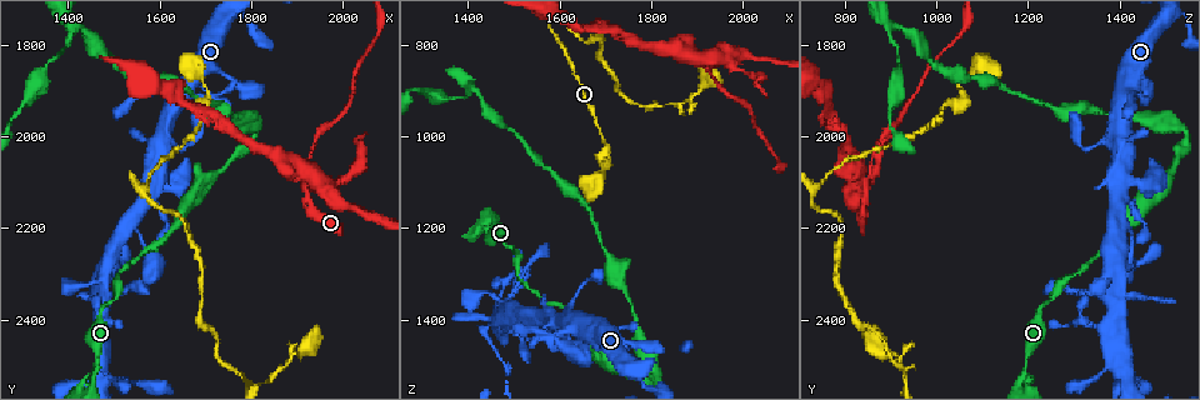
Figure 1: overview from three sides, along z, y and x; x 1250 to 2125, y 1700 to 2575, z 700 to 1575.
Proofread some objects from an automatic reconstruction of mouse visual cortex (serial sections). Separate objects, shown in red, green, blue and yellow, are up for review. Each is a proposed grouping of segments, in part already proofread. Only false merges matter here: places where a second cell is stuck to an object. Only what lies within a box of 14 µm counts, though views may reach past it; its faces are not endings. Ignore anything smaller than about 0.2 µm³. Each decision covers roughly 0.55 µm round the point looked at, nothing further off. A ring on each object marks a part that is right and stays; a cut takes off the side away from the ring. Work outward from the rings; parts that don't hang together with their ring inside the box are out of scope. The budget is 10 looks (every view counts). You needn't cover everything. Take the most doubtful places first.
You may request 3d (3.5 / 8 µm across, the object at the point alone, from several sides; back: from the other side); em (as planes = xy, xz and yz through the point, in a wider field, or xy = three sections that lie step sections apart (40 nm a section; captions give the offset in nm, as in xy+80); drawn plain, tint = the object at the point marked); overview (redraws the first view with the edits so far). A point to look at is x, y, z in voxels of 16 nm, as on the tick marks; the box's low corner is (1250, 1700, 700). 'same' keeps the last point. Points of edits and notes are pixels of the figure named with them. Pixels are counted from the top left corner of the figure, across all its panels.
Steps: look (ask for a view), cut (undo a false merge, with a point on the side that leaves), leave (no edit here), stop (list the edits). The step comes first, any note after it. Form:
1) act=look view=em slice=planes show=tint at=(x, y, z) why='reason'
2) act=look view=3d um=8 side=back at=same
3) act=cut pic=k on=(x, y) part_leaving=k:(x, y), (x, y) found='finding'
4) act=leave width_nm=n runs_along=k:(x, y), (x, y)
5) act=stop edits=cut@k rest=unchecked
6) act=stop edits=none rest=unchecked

act=look view=3d um=3.5 at=(1925, 2085, 835) why='abrupt turn'

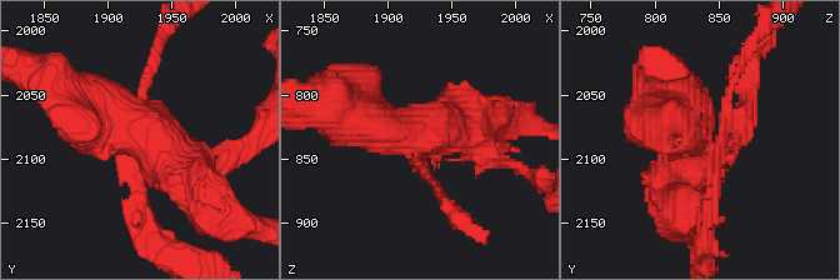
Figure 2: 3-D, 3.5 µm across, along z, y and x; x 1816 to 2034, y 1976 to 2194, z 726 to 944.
act=look view=em slice=xy step=2 show=tint at=(1926, 2086, 830)

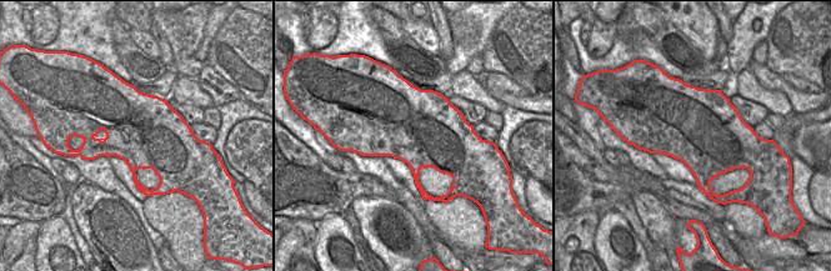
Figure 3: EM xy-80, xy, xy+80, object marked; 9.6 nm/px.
act=cut pic=2 on=(675, 144) width_nm=750 part_leaving=2:(714, 171), (691, 136), (681, 94) found='a second cell is stuck on'

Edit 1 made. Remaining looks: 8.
act=look view=3d um=3.5 at=(1840, 2530, 925) why='sharp bend'

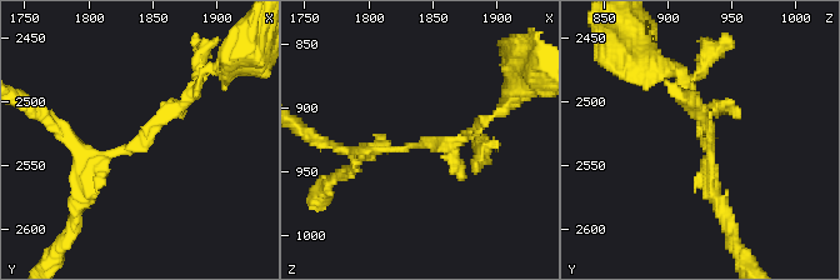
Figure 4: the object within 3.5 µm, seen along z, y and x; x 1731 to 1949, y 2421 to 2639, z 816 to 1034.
act=look view=em slice=xy step=2 show=tint at=(1838, 2530, 928)

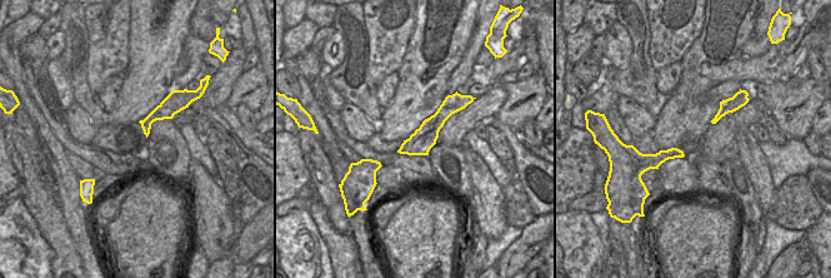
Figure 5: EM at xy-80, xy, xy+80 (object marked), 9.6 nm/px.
act=look view=em slice=planes show=tint at=same why='cut it another way'

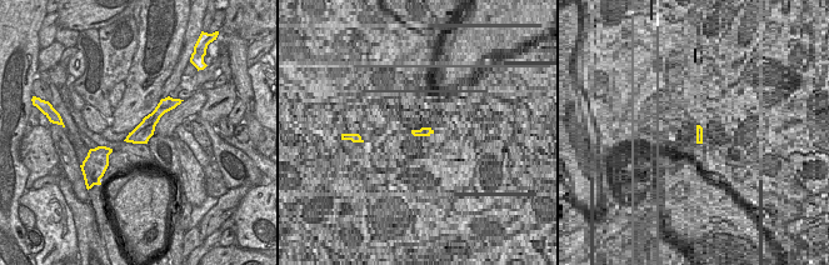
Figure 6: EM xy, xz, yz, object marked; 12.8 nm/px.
act=leave found='all the same cell'

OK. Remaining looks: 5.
act=look view=3d um=3.5 at=(1420, 1765, 905) why='three-way junction'

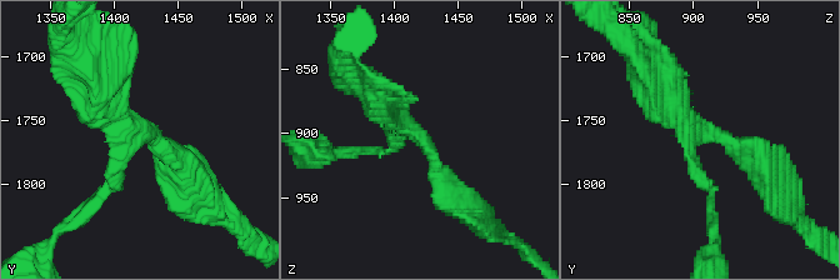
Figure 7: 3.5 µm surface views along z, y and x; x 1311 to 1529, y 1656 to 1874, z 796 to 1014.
act=look view=em slice=xy step=1 show=plain at=(1420, 1758, 904) arms=3 arm_widths_nm=150,250,350 why='now the EM'

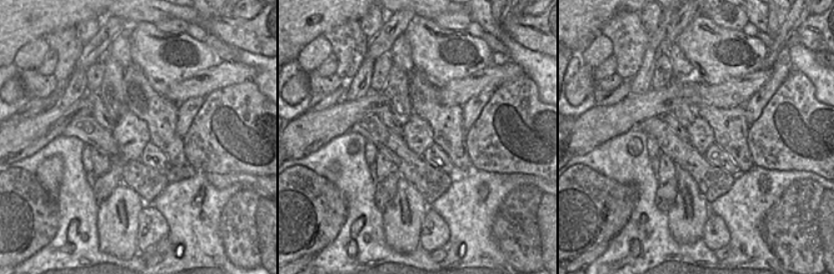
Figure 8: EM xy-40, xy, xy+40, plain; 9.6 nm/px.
act=look view=em slice=xy step=1 show=tint at=same why='where the object lies'

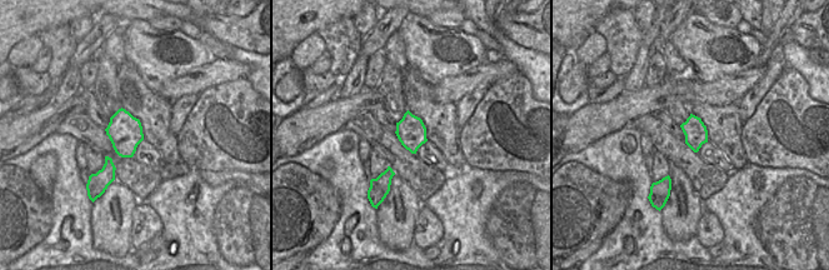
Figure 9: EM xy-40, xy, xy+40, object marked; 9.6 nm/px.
act=leave found='all the same cell'

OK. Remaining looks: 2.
act=look view=3d um=3.5 at=(1480, 2300, 1385) why='thin arm on a thick one'

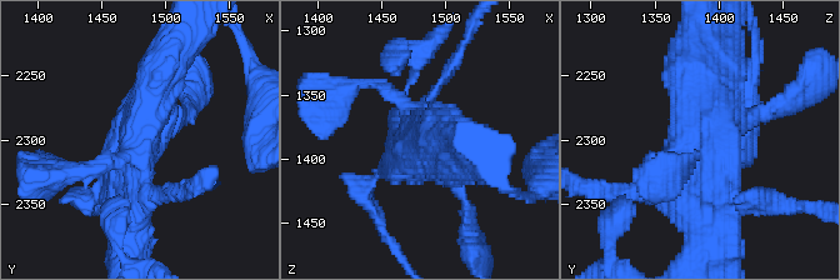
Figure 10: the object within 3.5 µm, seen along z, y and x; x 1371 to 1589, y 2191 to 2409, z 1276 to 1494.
act=look view=em slice=xy step=3 show=tint at=(1478, 2300, 1380)

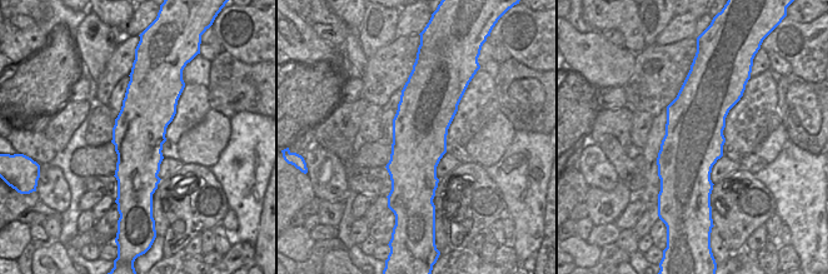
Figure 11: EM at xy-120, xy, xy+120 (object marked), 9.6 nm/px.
act=leave runs_along=10:(178, 45), (135, 126), (128, 199) found='one cell here'

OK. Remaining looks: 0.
act=stop edits=cut@2 rest=unchecked

